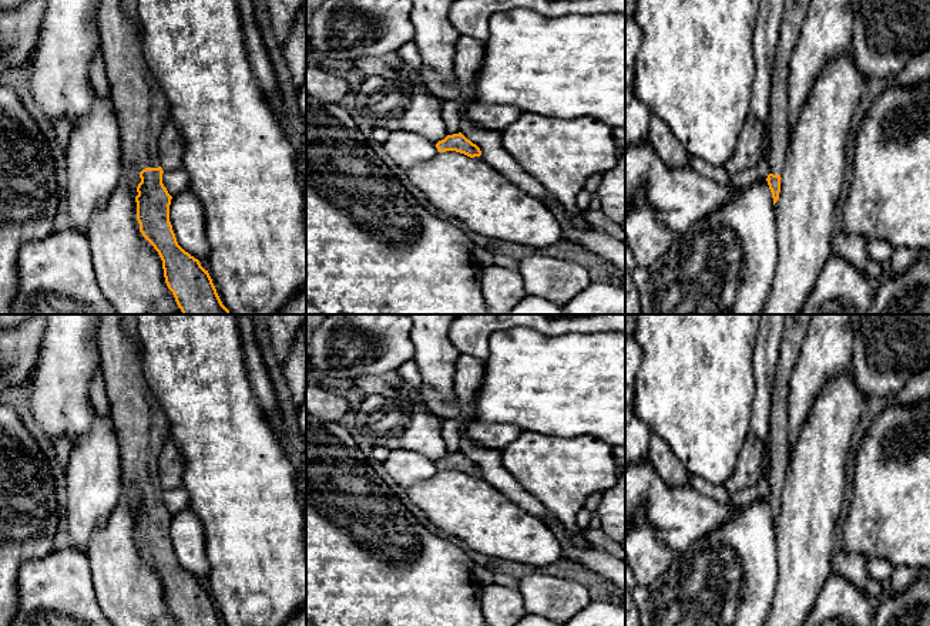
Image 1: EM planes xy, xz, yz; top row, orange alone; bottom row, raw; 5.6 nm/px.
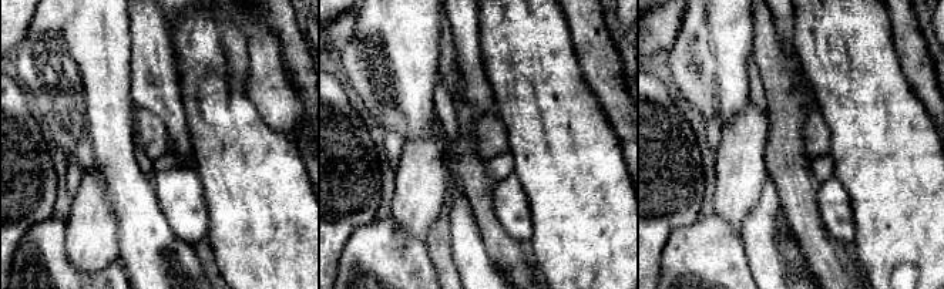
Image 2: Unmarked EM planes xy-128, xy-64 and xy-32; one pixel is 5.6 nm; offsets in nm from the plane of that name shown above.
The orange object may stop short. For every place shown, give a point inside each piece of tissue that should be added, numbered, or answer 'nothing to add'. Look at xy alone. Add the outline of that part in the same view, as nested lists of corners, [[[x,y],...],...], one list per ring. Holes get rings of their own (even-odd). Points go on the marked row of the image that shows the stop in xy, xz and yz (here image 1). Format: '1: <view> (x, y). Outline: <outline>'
1: xy (143, 108). Outline: [[[101,0],[98,31],[110,83],[111,97],[118,118],[121,137],[120,174],[135,169],[158,168],[155,144],[161,129],[169,121],[169,101],[155,81],[144,58],[144,30],[141,23],[130,21],[121,10],[121,0]]]

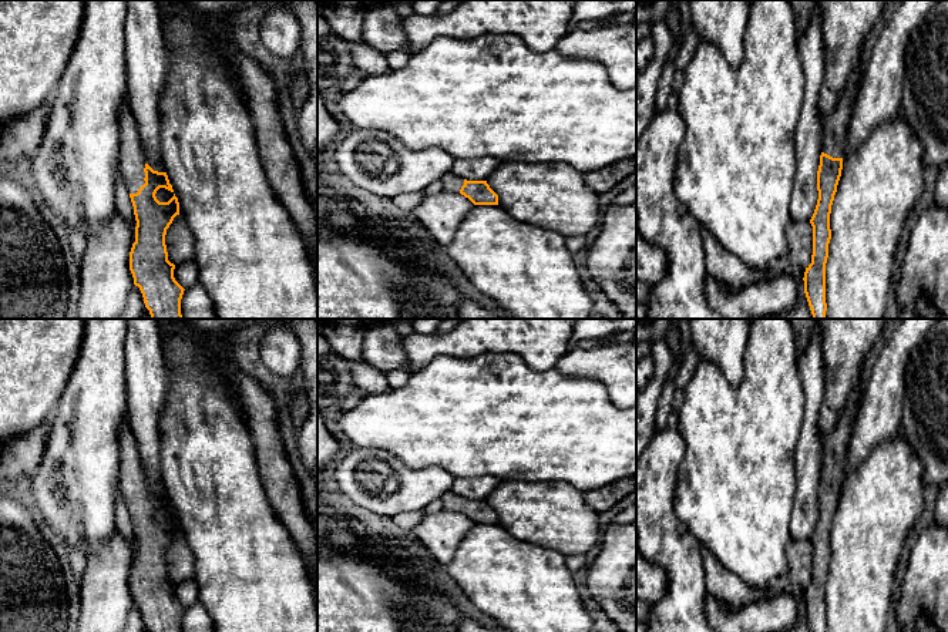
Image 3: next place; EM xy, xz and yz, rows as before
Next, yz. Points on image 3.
1: yz (834, 128). Outline: [[[861,60],[860,64],[848,75],[836,107],[823,122],[821,152],[833,158],[844,157],[851,104],[854,101],[854,93],[861,81],[863,70],[864,63]]]

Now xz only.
1: xz (451, 182). Outline: [[[448,172],[443,179],[443,191],[446,192],[457,192],[460,194],[461,186],[464,185],[464,179]]]

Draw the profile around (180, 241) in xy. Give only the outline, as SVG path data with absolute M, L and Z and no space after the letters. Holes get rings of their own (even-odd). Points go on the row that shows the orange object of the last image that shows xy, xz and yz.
M181 214L174 218L172 223L167 229L165 245L168 260L174 265L179 265L195 258L195 238Z

